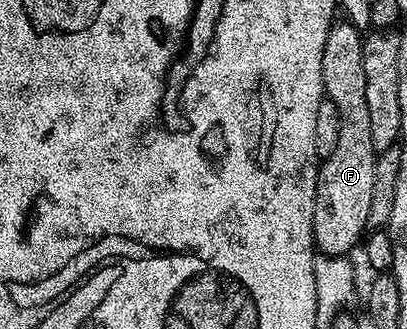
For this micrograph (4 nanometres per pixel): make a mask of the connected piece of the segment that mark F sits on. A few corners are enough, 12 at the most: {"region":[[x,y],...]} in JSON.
{"region":[[332,23],[321,54],[341,114],[319,165],[316,249],[362,241],[377,153],[365,102],[364,37]]}

